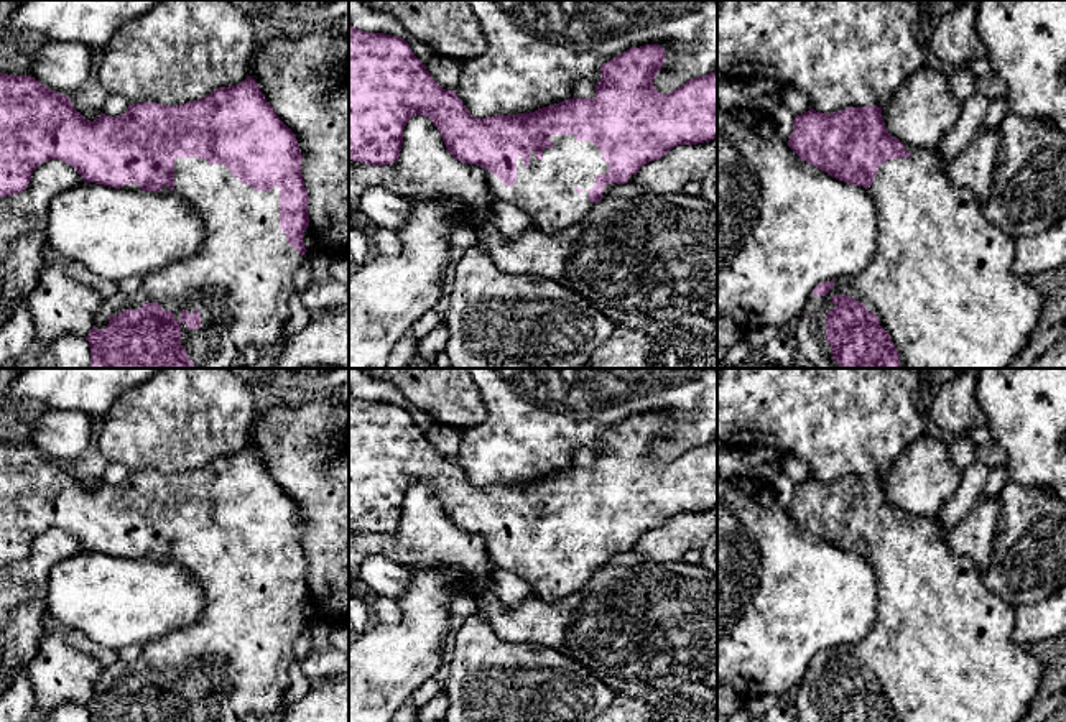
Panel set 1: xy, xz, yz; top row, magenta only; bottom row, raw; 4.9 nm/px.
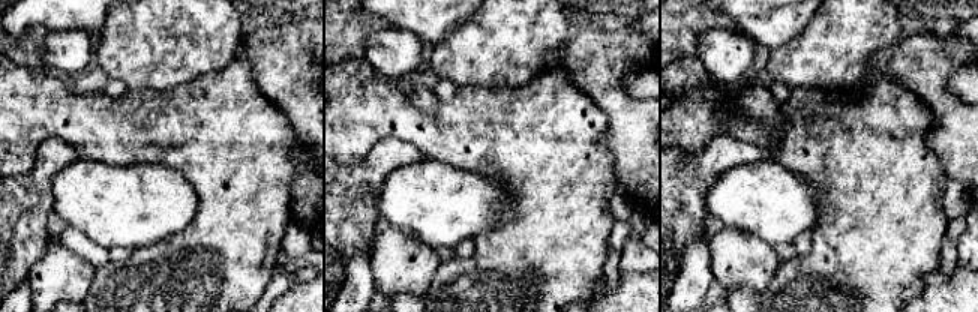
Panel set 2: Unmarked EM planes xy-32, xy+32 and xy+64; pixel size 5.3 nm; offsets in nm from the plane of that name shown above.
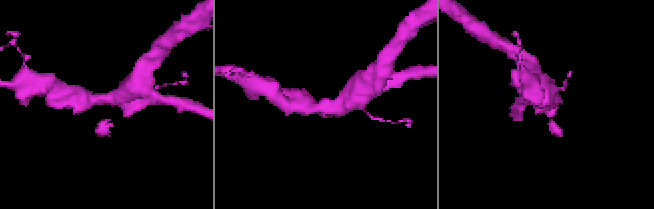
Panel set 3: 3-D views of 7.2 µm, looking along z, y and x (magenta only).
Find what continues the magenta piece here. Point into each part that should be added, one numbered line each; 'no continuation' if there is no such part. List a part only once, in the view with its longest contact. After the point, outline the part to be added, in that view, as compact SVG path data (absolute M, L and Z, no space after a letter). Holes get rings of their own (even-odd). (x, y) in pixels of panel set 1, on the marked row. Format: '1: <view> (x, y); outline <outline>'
1: xz (545, 191); outline M551 135L553 148L543 150L538 161L531 150L530 164L517 160L517 181L505 186L484 169L487 186L495 199L517 206L543 234L556 234L579 222L592 207L589 189L609 164L592 141L577 141L574 135Z

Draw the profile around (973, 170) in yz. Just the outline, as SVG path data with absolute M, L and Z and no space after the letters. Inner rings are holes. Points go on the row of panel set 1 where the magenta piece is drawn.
M980 128L967 148L948 164L951 184L967 189L980 204L990 196L999 141L997 130Z

